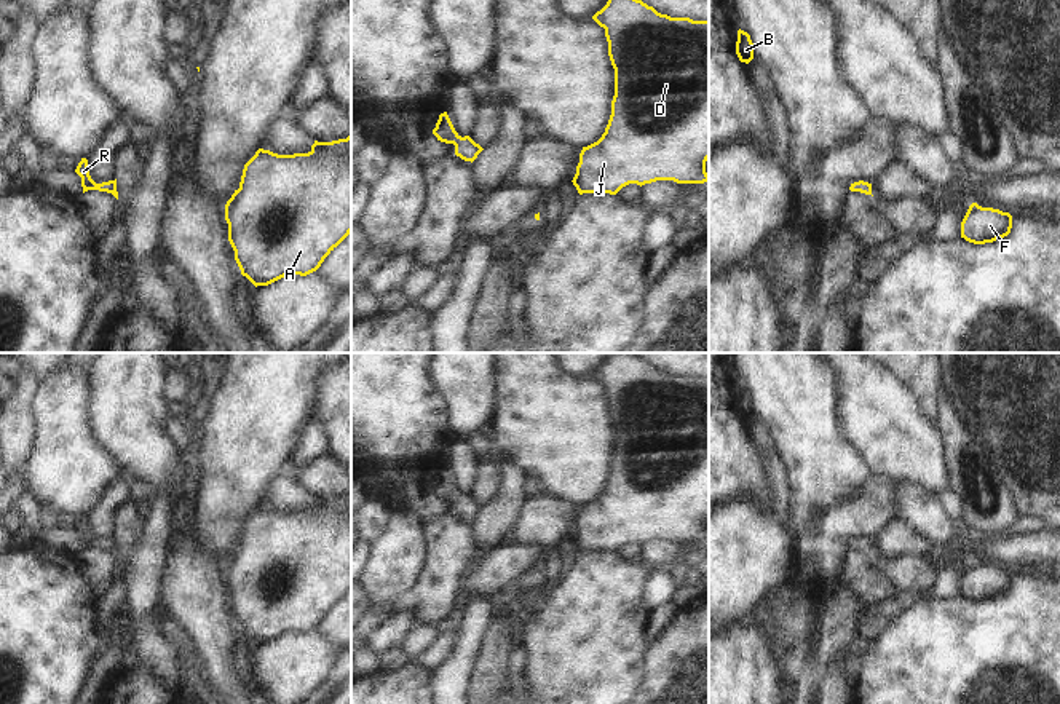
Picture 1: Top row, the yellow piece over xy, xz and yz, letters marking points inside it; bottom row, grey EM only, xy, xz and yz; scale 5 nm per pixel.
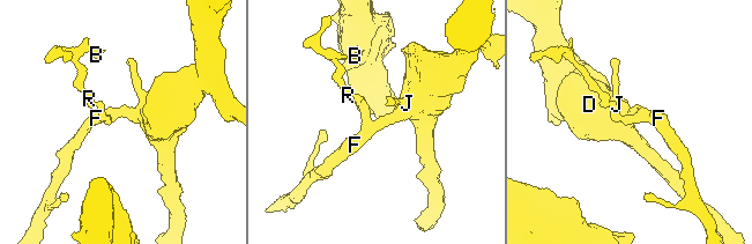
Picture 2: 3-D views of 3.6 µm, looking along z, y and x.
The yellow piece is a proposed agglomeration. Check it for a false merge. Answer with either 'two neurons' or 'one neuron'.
one neuron

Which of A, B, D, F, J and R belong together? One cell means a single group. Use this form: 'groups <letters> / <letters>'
groups A B D F J R

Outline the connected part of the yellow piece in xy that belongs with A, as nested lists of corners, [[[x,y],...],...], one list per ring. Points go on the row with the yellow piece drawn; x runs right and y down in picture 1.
[[[351,136],[318,142],[308,153],[278,155],[259,148],[244,164],[239,188],[225,204],[228,241],[235,260],[255,287],[268,286],[287,275],[307,276],[351,233]]]

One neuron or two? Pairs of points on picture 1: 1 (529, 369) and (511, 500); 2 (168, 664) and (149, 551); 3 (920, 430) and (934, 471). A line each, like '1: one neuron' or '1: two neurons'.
1: two neurons
2: one neuron
3: one neuron

